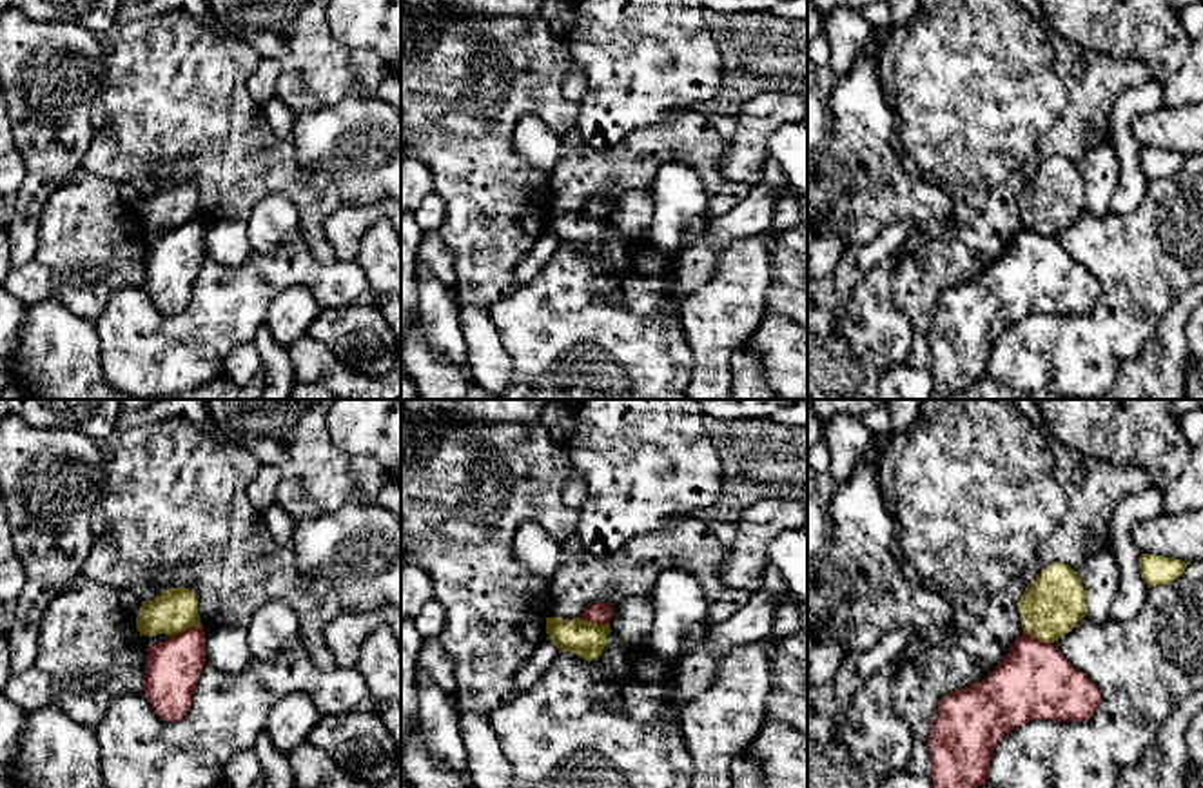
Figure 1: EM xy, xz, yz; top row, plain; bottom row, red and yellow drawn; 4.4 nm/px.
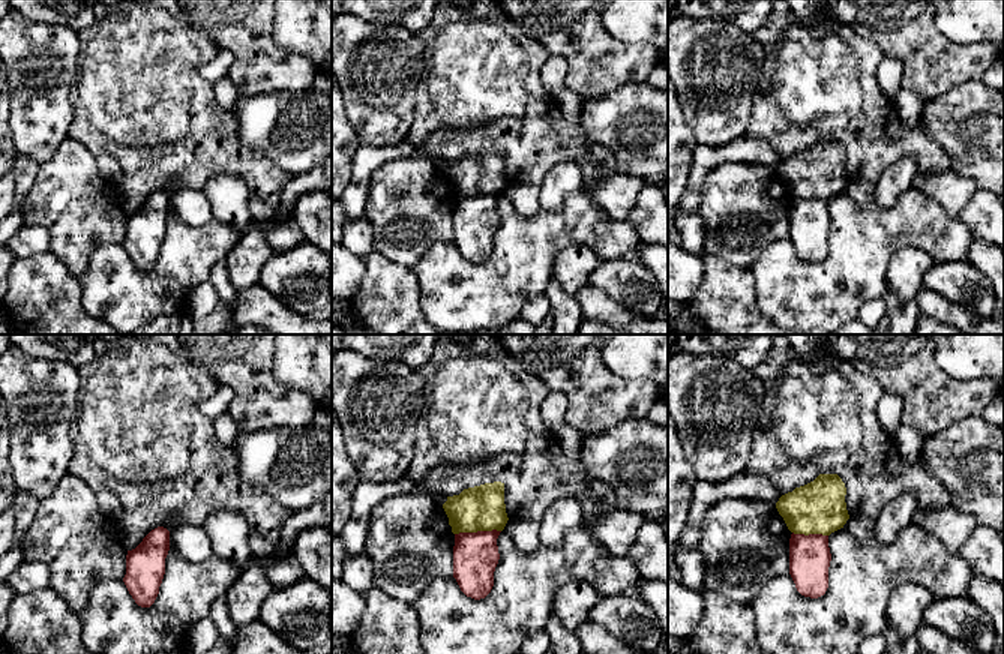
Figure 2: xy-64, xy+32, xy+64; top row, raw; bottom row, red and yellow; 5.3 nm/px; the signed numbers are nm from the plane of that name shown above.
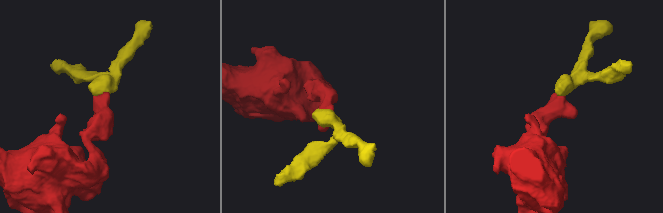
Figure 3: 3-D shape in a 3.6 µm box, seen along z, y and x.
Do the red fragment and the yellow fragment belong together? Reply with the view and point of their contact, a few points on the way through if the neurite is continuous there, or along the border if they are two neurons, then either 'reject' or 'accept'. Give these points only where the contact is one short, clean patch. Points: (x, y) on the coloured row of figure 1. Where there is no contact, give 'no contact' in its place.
contact xy (185, 630); border xy (202, 627), (191, 627), (169, 636); reject

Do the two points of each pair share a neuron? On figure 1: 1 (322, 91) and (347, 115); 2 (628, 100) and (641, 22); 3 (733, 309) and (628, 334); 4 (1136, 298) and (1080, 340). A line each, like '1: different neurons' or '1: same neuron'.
1: different neurons
2: same neuron
3: different neurons
4: same neuron

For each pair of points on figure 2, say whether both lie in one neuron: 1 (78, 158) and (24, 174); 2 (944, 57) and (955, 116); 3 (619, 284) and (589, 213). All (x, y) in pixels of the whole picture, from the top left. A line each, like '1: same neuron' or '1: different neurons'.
1: different neurons
2: different neurons
3: different neurons

